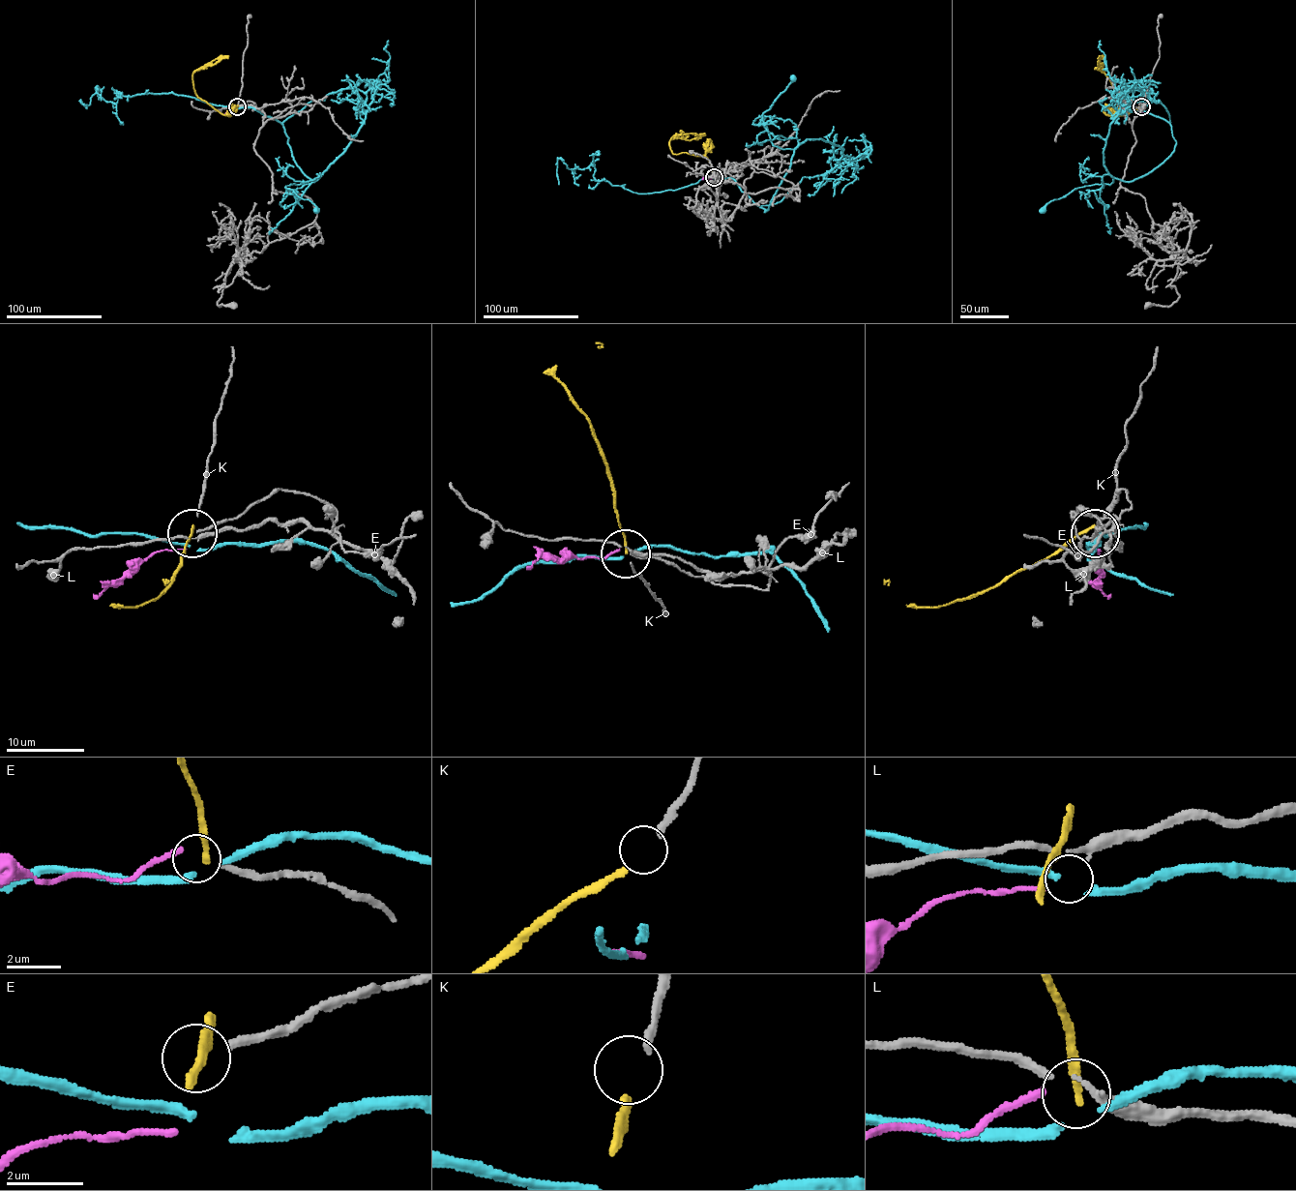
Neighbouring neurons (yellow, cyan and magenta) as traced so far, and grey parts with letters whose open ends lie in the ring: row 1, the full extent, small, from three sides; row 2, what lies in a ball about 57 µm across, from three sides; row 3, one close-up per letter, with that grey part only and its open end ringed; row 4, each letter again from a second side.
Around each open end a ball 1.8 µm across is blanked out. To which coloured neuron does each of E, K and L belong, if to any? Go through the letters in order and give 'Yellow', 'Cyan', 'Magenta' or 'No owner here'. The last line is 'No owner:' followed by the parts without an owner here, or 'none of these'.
E: No owner here
K: Yellow
L: Magenta
No owner: E

